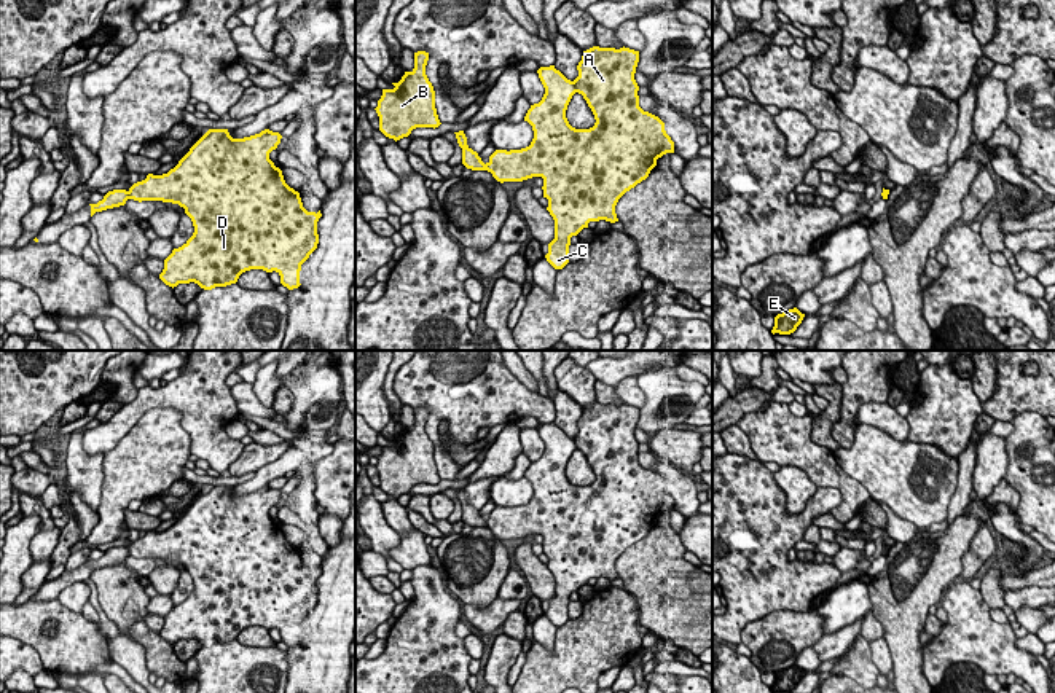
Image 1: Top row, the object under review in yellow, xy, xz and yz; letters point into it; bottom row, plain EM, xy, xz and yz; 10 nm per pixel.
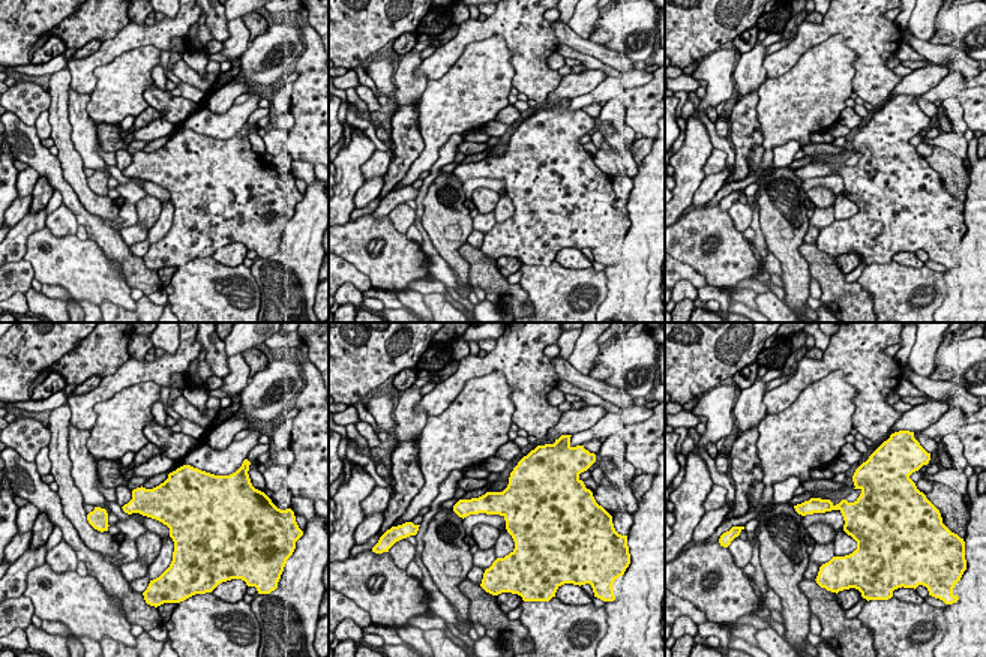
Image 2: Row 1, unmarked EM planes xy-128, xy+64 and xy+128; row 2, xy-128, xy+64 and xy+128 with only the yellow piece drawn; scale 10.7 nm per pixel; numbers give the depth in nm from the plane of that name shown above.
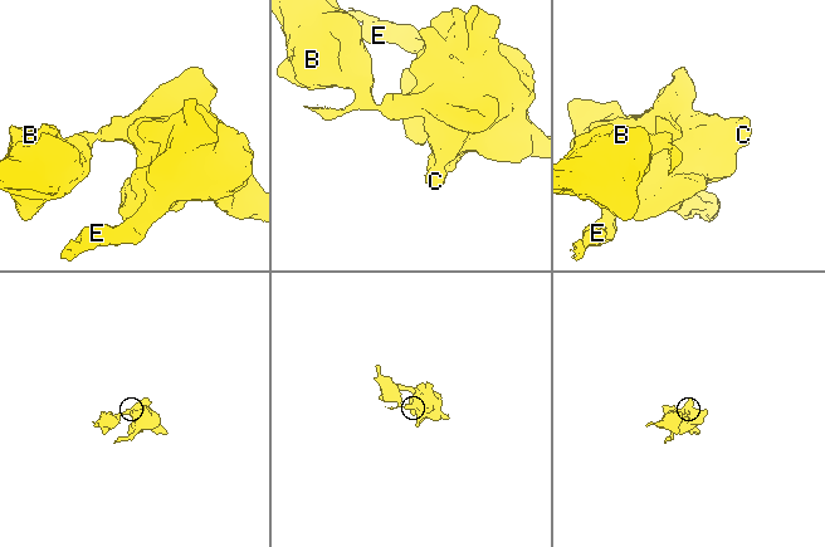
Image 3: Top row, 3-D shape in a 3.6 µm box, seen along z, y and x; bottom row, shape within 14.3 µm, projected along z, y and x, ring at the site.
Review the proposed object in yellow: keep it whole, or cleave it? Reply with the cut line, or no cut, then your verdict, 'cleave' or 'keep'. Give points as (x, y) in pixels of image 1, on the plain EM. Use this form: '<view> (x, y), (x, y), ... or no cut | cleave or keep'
xy (128, 548), (131, 555) | cleave

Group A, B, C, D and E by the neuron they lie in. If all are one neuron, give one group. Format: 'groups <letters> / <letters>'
groups A C D E / B

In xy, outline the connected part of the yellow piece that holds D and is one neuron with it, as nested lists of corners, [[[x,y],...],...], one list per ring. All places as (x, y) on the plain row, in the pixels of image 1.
[[[209,486],[167,531],[148,531],[145,537],[129,545],[129,554],[134,558],[163,558],[178,561],[191,575],[193,593],[164,617],[164,626],[159,636],[169,642],[194,639],[204,647],[236,640],[239,632],[250,626],[276,628],[280,640],[288,647],[298,645],[301,621],[317,605],[317,578],[320,567],[308,569],[303,564],[300,550],[290,545],[282,527],[269,516],[269,510],[277,505],[282,492],[269,486],[260,491],[233,495],[228,486]]]

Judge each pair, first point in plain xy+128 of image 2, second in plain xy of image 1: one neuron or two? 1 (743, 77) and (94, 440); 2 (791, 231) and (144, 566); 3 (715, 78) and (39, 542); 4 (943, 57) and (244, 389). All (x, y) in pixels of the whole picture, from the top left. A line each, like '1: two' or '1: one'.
1: two
2: two
3: two
4: one

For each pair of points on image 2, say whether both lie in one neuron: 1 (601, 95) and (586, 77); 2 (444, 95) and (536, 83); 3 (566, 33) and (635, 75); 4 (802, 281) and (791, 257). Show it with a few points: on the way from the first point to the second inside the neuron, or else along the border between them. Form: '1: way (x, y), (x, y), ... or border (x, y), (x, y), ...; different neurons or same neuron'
1: border (607, 77), (592, 90), (572, 99); different neurons
2: border (511, 51), (514, 86); different neurons
3: border (634, 68), (623, 72); different neurons
4: way (796, 275), (793, 263); same neuron

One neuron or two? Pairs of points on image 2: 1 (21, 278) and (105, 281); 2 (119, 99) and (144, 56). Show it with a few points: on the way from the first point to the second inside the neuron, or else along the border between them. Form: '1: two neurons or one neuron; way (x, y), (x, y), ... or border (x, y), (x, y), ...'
1: two neurons; border (24, 258), (30, 264), (35, 278)
2: one neuron; way (119, 89), (135, 66)

